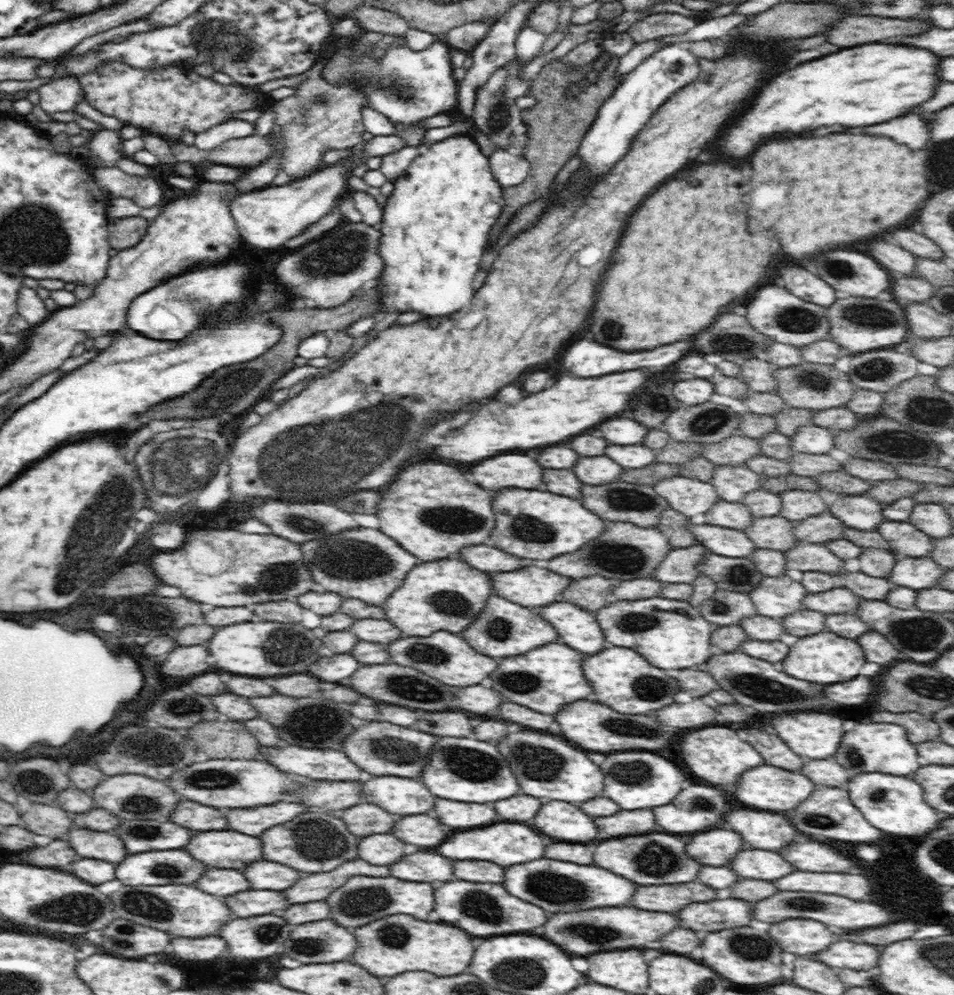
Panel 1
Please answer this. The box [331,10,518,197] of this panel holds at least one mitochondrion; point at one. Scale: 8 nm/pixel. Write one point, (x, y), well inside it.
(382, 80)

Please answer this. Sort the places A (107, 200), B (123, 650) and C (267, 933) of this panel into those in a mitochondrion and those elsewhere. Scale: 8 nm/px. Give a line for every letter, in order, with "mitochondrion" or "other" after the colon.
A: other
B: other
C: mitochondrion

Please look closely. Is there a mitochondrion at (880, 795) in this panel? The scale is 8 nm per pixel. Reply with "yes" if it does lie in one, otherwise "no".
yes

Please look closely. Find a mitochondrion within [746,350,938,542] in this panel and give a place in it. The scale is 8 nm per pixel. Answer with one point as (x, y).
(892, 443)

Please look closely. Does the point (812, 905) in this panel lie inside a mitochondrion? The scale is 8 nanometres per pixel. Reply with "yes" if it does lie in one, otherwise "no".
yes

